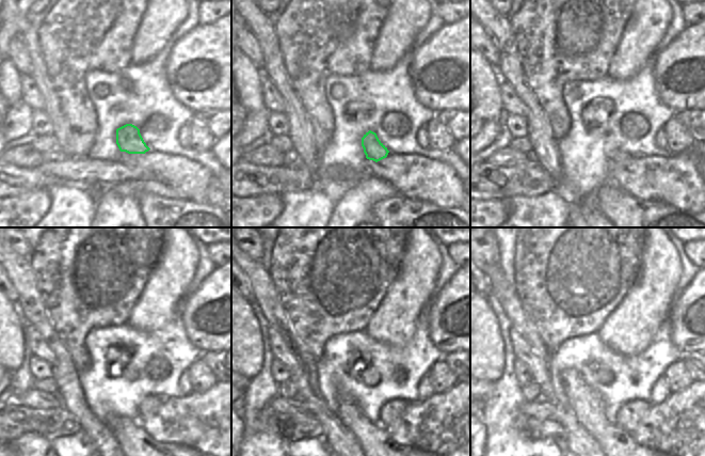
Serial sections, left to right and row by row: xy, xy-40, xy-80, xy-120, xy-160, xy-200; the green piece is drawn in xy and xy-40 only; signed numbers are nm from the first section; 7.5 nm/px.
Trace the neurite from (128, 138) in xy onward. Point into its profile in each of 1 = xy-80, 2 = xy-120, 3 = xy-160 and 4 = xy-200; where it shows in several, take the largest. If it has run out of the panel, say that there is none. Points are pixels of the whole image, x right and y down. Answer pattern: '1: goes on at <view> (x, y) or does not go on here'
1: goes on at xy-80 (617, 156)
2: goes on at xy-120 (150, 404)
3: goes on at xy-160 (393, 409)
4: goes on at xy-200 (629, 415)

